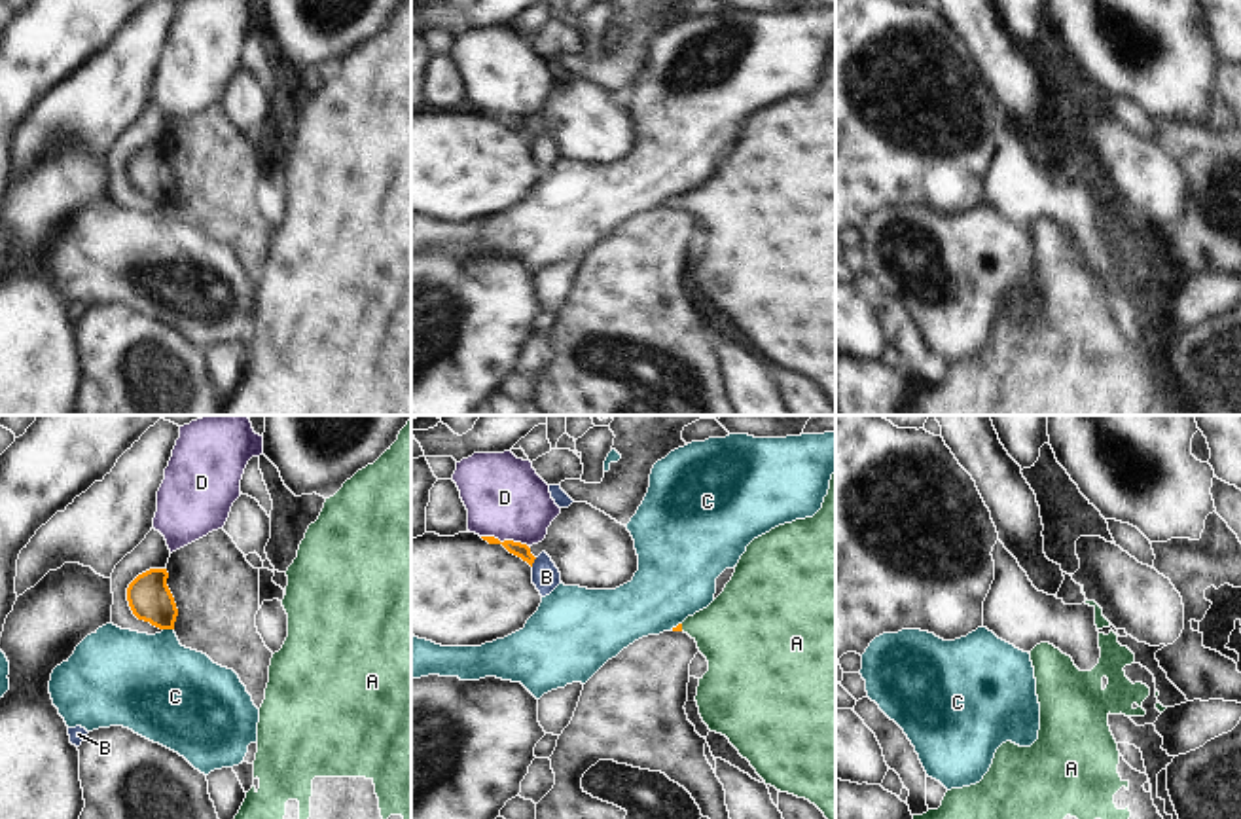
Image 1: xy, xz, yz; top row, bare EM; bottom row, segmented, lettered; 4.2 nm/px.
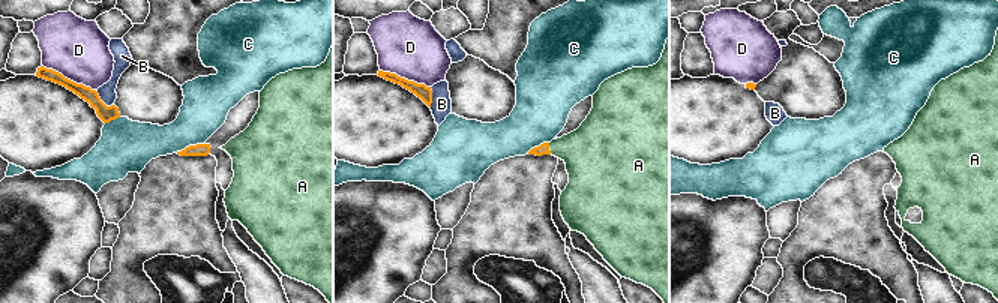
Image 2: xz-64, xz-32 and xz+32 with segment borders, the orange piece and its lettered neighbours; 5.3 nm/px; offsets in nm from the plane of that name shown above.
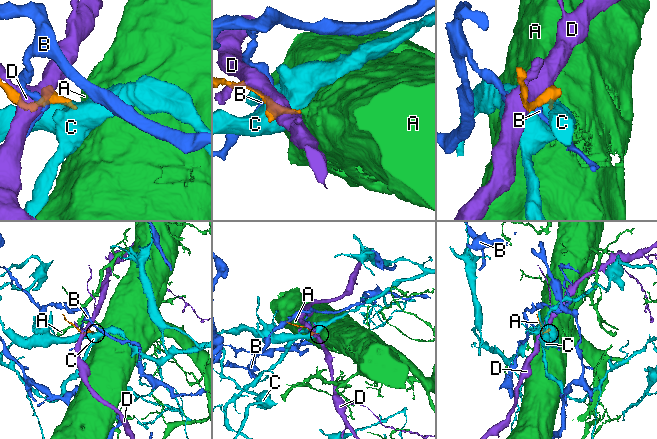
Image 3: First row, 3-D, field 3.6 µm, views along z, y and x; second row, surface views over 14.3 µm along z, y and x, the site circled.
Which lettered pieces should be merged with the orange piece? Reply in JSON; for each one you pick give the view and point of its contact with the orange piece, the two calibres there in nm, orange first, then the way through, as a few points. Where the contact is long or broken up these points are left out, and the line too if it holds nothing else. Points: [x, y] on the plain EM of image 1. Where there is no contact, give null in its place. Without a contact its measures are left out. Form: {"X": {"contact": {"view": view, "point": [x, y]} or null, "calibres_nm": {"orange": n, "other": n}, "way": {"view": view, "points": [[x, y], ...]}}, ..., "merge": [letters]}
{"A": {"contact": {"view": "xz", "point": [681, 203]}, "calibres_nm": {"orange": 30, "other": 360}, "way": {"view": "xz", "points": [[679, 203], [681, 203], [739, 209]]}}, "merge": ["A"]}

